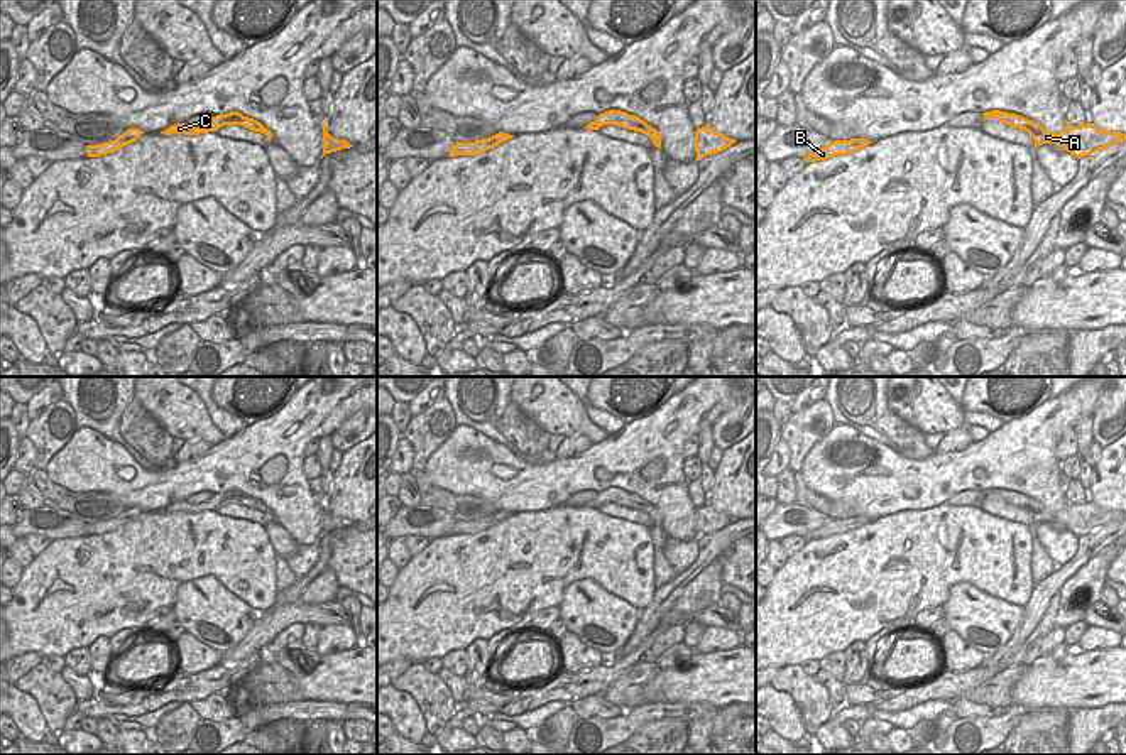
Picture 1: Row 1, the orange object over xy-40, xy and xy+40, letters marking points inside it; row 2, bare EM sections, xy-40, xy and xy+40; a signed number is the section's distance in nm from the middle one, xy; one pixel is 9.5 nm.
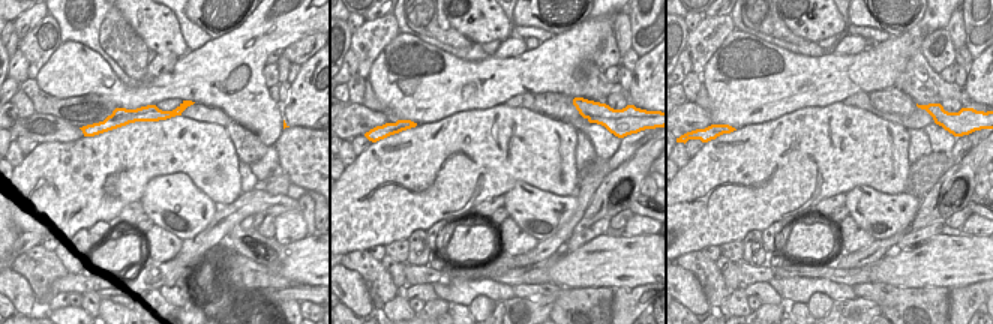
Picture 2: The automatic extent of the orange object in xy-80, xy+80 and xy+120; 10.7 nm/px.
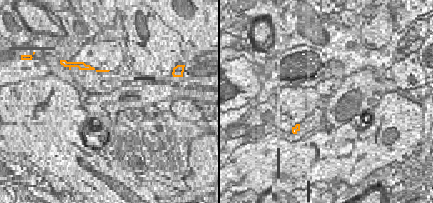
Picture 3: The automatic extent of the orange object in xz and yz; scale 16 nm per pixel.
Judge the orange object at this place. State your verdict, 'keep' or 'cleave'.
keep

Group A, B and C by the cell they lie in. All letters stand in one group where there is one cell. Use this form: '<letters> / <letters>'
A B C

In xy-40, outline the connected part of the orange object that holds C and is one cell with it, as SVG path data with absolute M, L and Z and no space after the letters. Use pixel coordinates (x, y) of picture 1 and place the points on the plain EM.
M238 490L216 493L208 502L200 503L200 505L189 505L186 502L171 503L169 507L166 507L161 512L164 512L164 513L172 513L172 512L200 513L200 512L216 510L223 503L242 503L249 508L260 510L267 515L274 515L272 510L267 508L260 500L243 495Z

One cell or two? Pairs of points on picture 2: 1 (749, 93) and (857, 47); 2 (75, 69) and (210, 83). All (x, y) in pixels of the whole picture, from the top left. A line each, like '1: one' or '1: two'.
1: two
2: one

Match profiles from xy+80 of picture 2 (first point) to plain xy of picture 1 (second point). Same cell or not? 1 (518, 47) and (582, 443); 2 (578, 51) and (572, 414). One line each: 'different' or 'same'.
1: same
2: different

